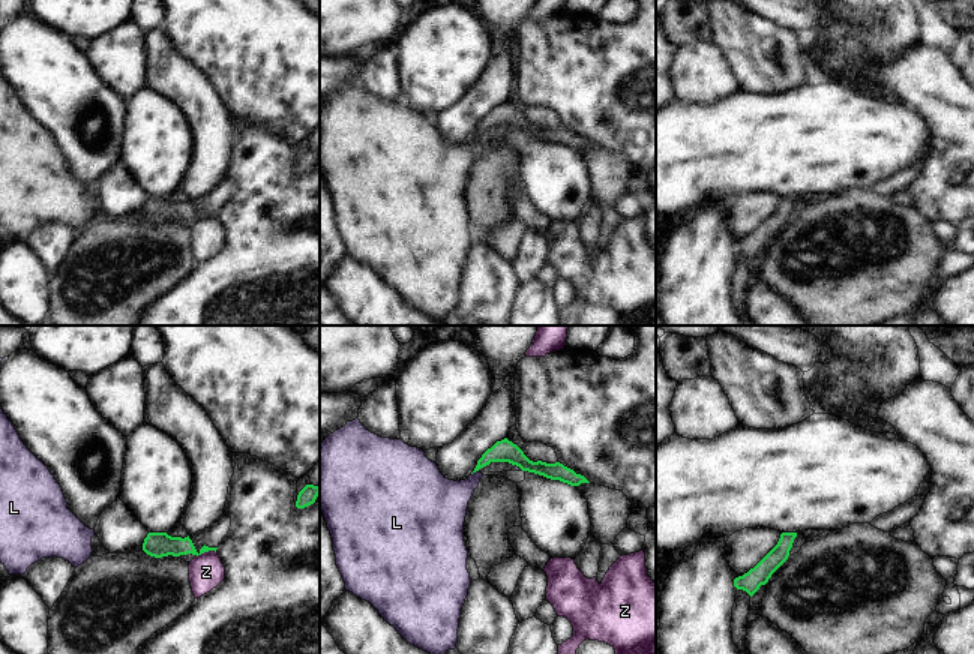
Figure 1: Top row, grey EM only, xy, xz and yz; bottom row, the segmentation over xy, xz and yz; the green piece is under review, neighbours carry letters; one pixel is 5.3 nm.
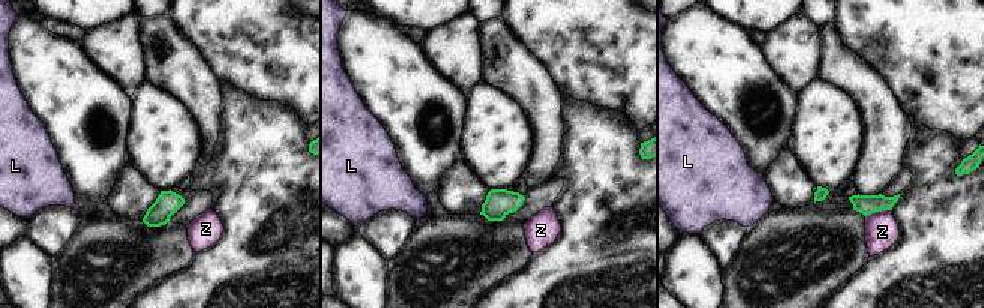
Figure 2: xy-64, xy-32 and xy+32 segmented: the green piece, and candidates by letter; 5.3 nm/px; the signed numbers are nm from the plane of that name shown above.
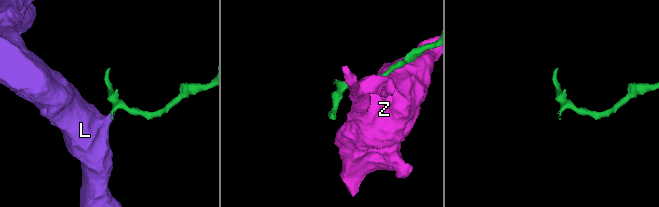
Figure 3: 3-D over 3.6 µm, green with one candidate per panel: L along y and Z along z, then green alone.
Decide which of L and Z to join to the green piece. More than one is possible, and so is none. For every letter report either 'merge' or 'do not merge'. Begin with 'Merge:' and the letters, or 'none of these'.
Merge: L
L: merge
Z: do not merge

